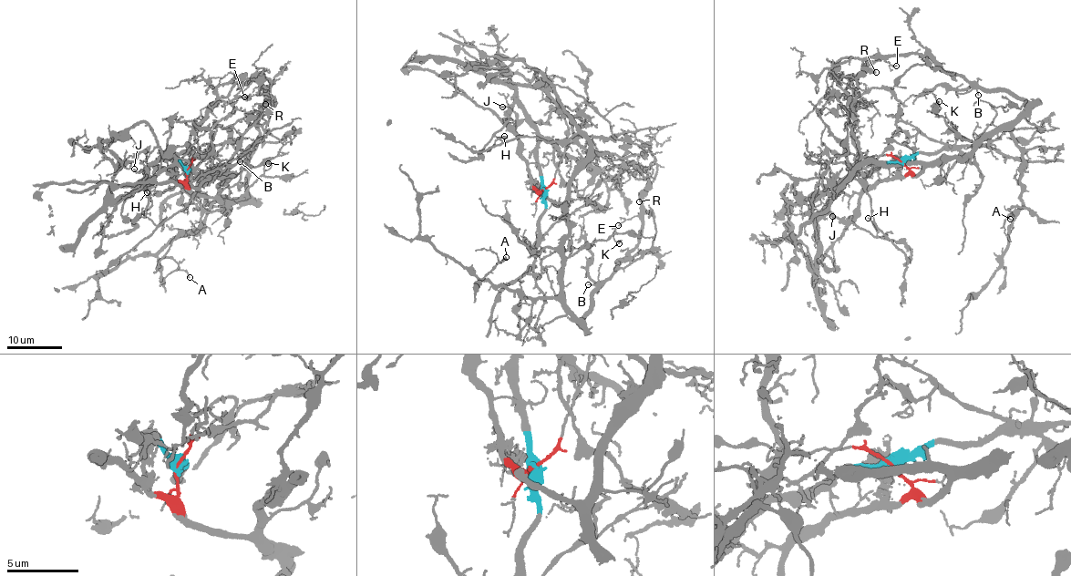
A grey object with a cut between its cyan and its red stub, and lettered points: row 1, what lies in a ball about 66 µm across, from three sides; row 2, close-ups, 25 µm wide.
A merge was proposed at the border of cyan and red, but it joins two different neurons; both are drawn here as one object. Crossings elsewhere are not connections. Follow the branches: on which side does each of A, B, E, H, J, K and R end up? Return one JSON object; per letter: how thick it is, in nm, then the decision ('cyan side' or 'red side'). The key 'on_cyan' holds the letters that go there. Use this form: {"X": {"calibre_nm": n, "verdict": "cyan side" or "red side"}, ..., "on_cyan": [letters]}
{"A": {"calibre_nm": 110, "verdict": "red side"}, "B": {"calibre_nm": 100, "verdict": "red side"}, "E": {"calibre_nm": 120, "verdict": "red side"}, "H": {"calibre_nm": 140, "verdict": "cyan side"}, "J": {"calibre_nm": 170, "verdict": "cyan side"}, "K": {"calibre_nm": 130, "verdict": "red side"}, "R": {"calibre_nm": 340, "verdict": "red side"}, "on_cyan": ["H", "J"]}

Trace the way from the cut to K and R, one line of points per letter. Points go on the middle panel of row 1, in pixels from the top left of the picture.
K: (544, 190), (540, 193), (561, 208), (568, 236), (562, 247), (565, 256), (613, 235), (621, 241), (619, 243)
R: (544, 190), (561, 208), (562, 296), (579, 322), (592, 291), (638, 242), (643, 193), (639, 201)

